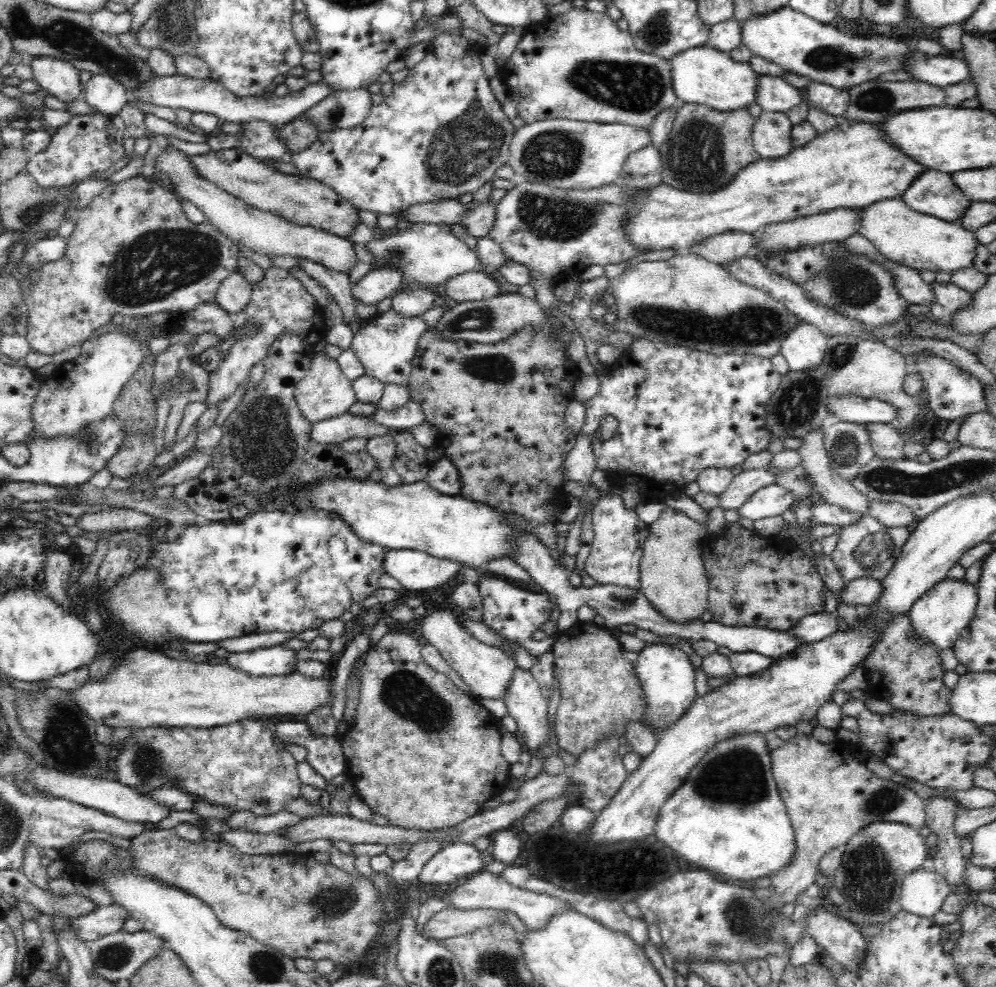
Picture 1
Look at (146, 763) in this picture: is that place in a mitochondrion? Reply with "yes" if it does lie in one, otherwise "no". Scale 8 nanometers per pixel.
yes

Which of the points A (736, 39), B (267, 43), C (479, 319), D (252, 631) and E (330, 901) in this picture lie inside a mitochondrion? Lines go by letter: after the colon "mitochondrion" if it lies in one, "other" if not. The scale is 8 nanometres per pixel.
A: other
B: other
C: mitochondrion
D: other
E: mitochondrion

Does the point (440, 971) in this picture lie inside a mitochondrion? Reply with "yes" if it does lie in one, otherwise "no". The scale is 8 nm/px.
yes

